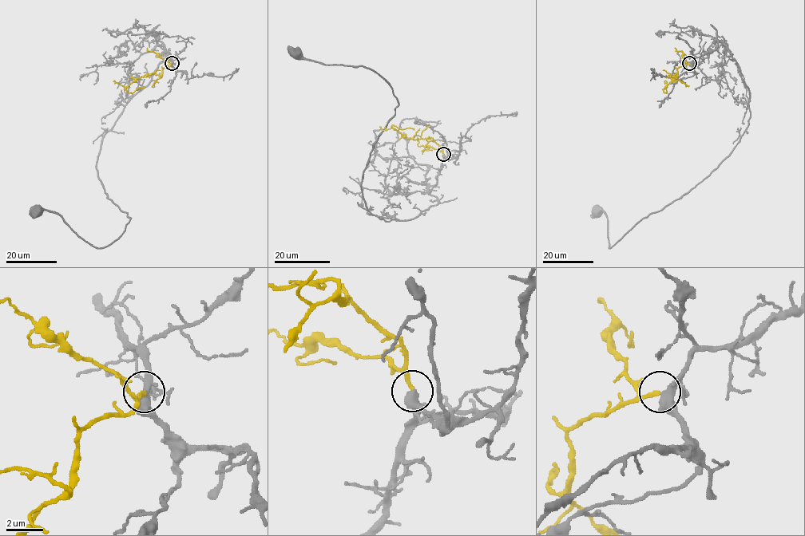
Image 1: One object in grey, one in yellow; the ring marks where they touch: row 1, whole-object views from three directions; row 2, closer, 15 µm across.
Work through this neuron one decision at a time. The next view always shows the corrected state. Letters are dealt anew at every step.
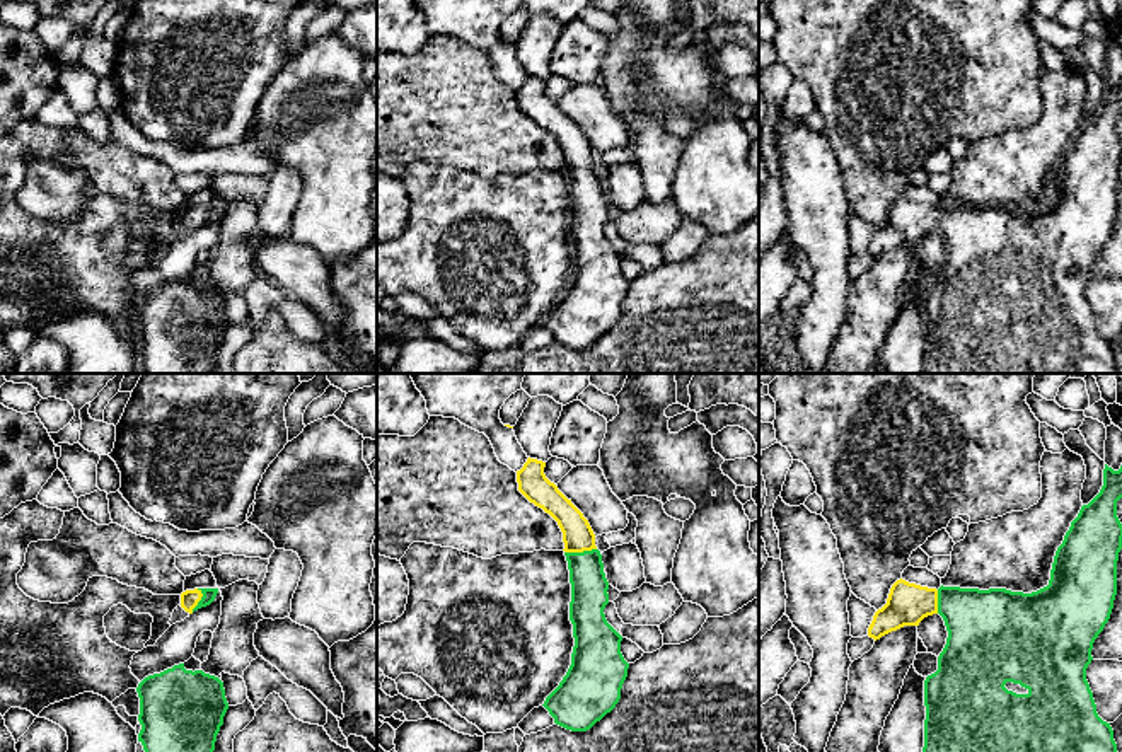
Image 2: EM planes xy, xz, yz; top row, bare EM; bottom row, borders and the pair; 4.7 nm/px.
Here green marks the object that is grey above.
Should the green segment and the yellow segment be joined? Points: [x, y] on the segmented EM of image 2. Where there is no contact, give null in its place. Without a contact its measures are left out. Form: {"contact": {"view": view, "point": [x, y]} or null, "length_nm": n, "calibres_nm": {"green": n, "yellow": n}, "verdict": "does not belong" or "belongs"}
{"contact": {"view": "xz", "point": [580, 553]}, "length_nm": 150, "calibres_nm": {"green": 180, "yellow": 140}, "verdict": "belongs"}

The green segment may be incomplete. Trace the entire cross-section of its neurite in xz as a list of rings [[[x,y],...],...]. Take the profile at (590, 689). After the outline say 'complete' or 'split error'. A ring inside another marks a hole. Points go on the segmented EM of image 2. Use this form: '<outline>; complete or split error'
[[[527,459],[517,471],[518,491],[559,525],[570,570],[575,646],[571,665],[544,708],[554,723],[587,732],[621,699],[629,663],[621,653],[622,636],[607,622],[609,581],[595,534],[583,513],[544,474],[546,462]]]; split error

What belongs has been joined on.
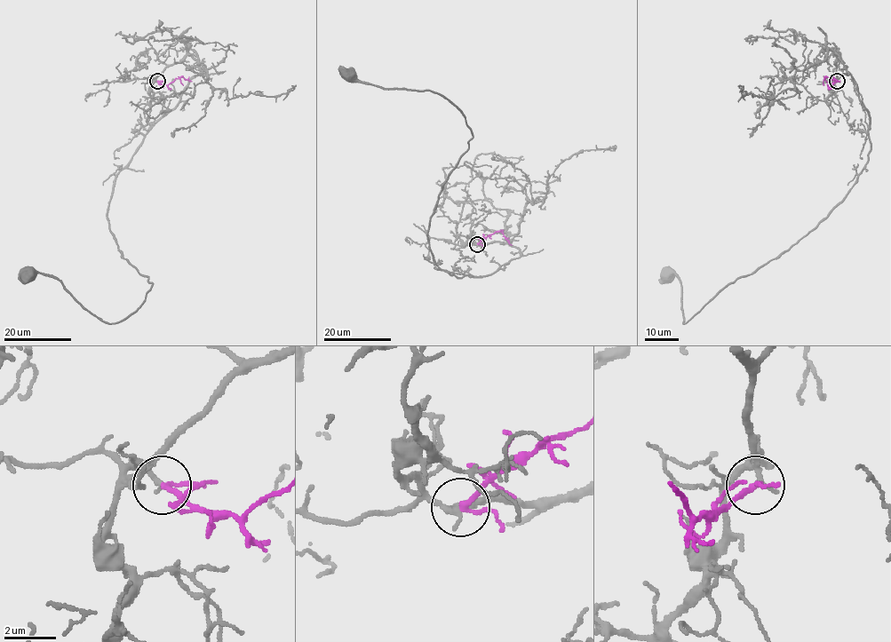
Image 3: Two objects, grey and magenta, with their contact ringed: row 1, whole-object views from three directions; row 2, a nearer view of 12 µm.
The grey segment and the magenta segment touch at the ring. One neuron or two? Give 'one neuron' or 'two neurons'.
one neuron

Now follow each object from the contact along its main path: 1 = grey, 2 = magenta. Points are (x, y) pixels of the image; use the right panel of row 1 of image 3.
1: (837, 81), (836, 55), (869, 111), (869, 161), (847, 194), (683, 323), (681, 281), (664, 273)
2: (837, 81), (829, 85), (824, 78), (827, 76), (838, 81)

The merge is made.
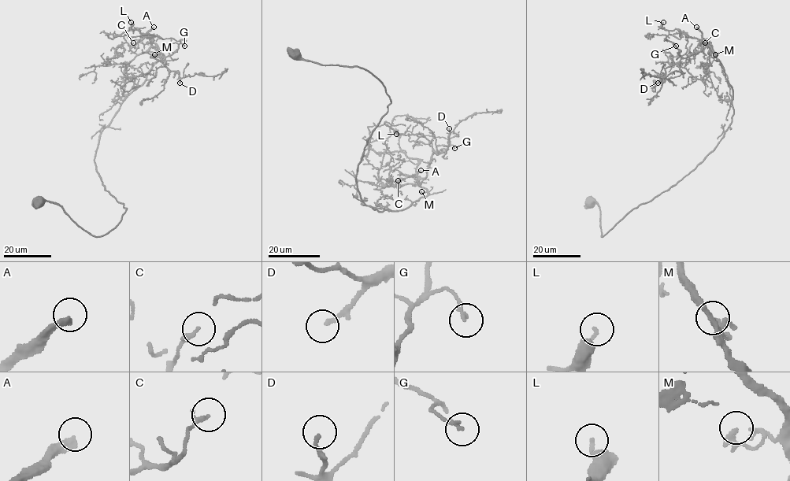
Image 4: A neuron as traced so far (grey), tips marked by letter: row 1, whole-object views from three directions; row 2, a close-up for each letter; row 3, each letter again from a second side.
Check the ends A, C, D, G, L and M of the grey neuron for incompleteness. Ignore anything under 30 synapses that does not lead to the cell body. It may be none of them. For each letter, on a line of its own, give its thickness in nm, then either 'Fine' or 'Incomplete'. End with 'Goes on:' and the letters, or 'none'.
A: Thickness 300 nm. Incomplete
C: Thickness 190 nm. Fine
D: Thickness 160 nm. Incomplete
G: Thickness 160 nm. Fine
L: Thickness 190 nm. Fine
M: Thickness 180 nm. Fine
Goes on: A, D

